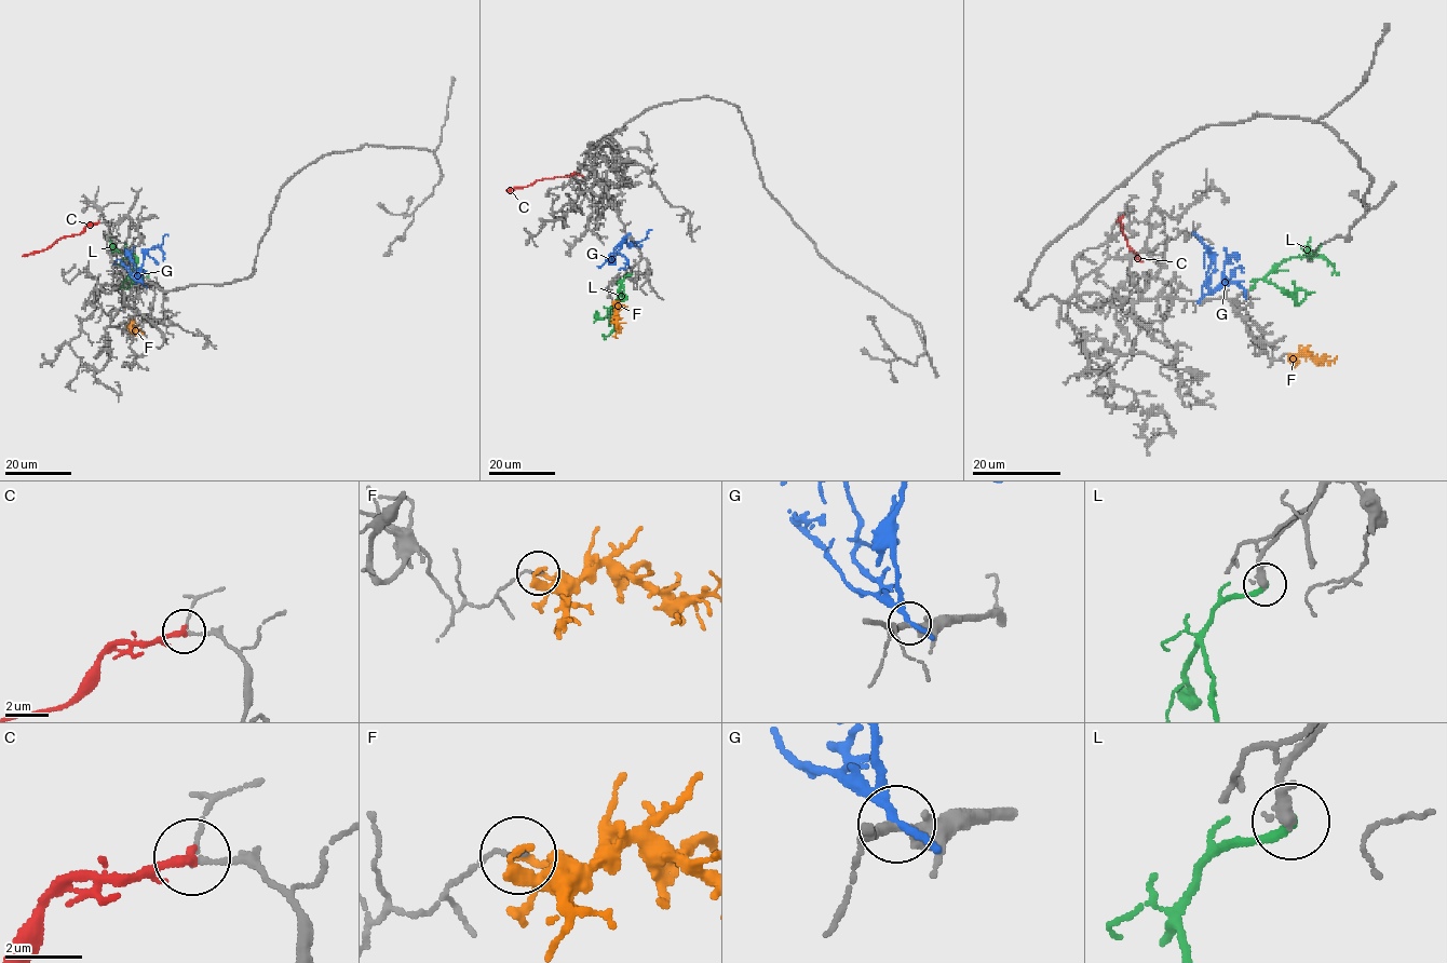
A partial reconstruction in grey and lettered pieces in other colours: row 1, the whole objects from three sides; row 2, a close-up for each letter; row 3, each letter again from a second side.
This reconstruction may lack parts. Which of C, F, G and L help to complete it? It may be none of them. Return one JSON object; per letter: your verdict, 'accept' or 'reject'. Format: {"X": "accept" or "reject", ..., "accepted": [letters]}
{"C": "reject", "F": "reject", "G": "reject", "L": "accept", "accepted": ["L"]}

